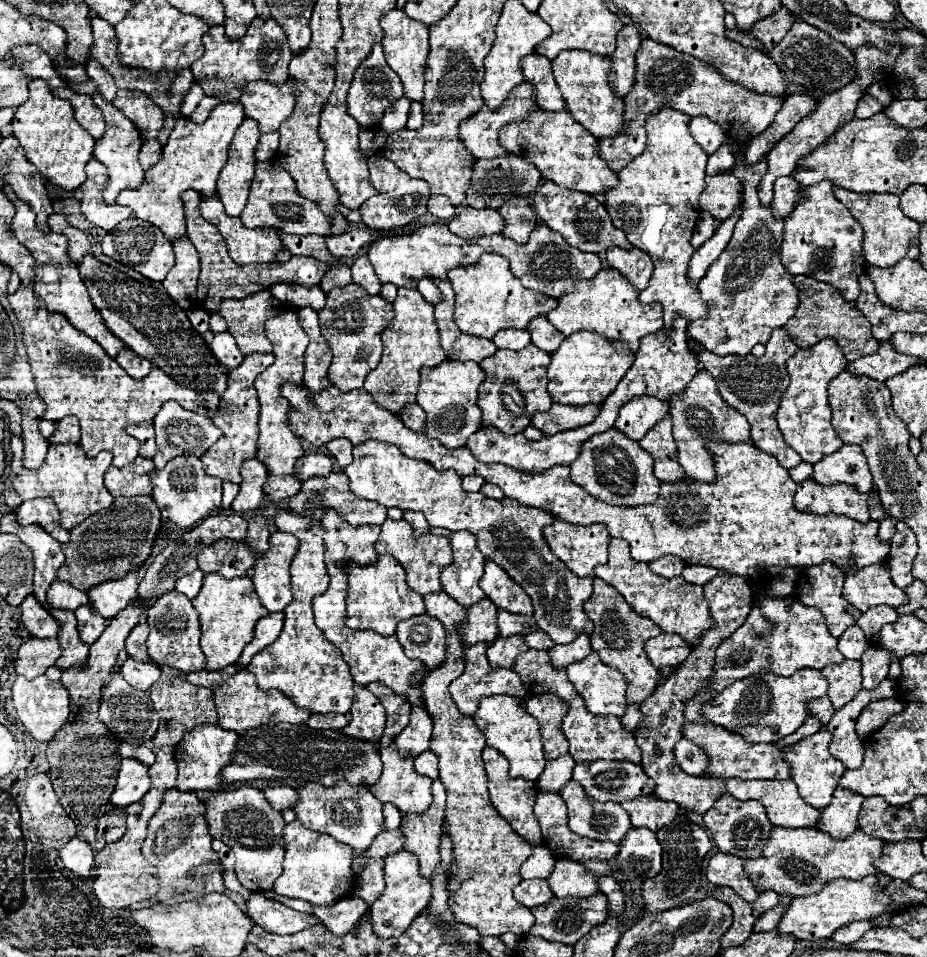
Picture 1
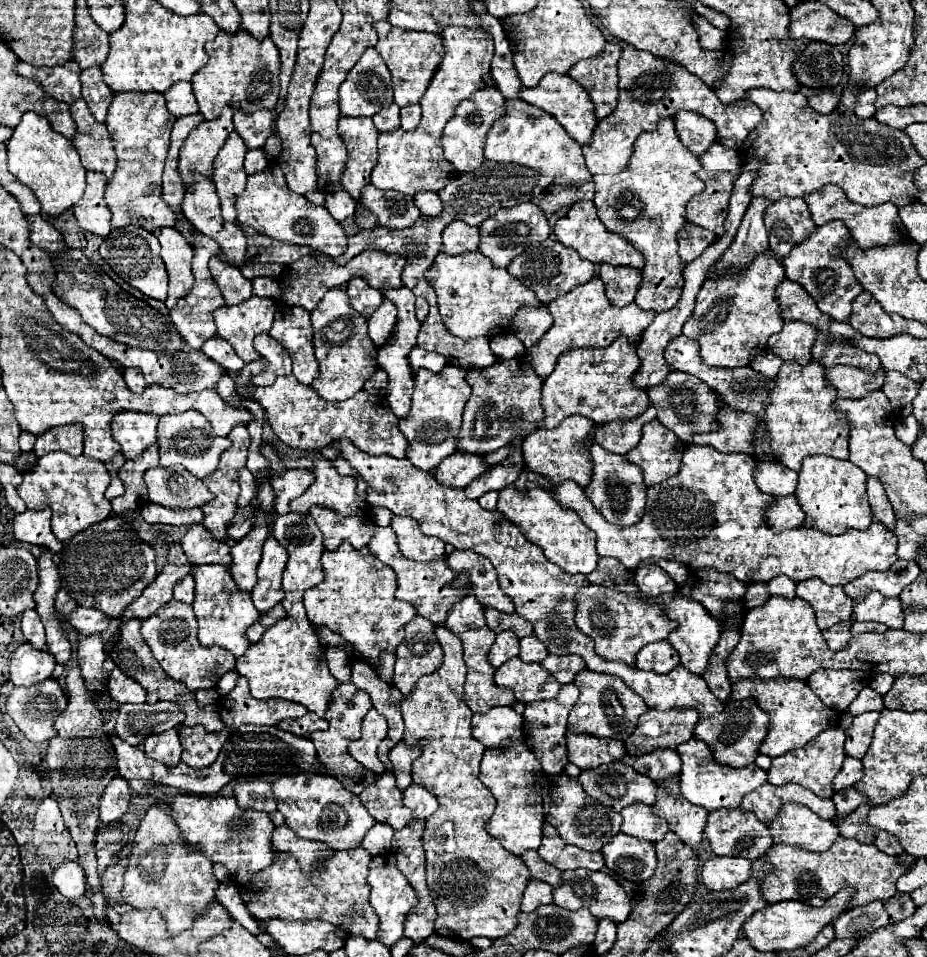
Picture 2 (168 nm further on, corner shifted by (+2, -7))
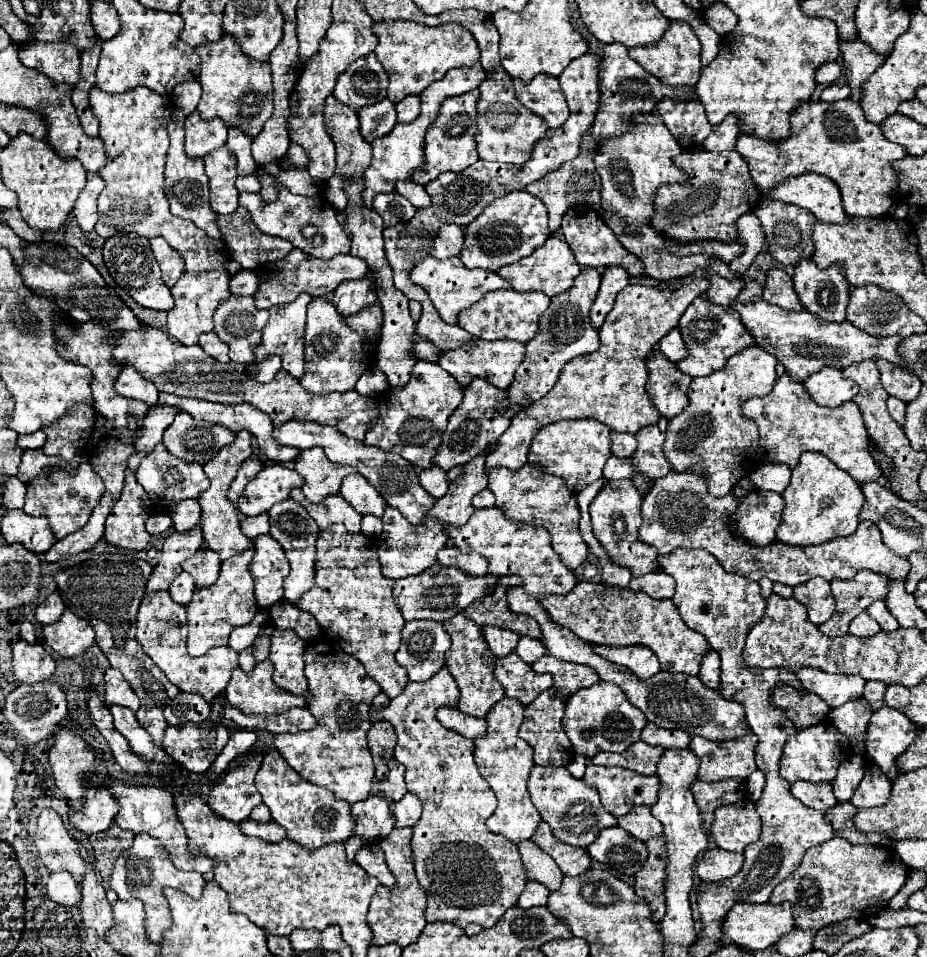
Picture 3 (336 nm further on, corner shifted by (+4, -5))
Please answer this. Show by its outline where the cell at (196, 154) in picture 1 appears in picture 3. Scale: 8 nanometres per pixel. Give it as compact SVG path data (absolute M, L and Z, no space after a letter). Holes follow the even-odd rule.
M198 111L186 117L184 131L186 131L186 153L194 157L206 155L212 149L222 147L228 137L228 129L226 125L222 125L222 121L218 119L204 121Z

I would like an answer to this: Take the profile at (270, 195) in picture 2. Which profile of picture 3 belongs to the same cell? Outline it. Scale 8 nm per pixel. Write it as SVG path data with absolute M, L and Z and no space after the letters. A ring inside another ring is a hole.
M278 189L278 201L270 205L262 205L262 197L258 197L258 193L240 193L240 207L246 207L250 211L252 221L262 233L288 239L294 247L302 249L308 255L332 259L338 253L350 253L350 239L338 223L336 209L324 199L298 197L286 193L284 189Z

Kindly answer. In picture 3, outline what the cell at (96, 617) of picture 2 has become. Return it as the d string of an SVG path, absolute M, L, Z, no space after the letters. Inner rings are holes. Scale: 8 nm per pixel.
M66 609L60 621L44 625L40 639L60 657L76 657L94 643L94 629L90 629L88 621L82 621Z

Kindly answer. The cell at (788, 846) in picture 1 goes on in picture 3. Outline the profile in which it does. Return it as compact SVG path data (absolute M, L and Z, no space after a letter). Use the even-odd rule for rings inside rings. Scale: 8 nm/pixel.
M838 837L812 847L804 853L798 869L786 877L772 893L770 903L798 903L798 929L818 931L830 923L844 919L868 919L888 907L890 899L900 891L908 875L908 867L894 849L878 845L850 845Z

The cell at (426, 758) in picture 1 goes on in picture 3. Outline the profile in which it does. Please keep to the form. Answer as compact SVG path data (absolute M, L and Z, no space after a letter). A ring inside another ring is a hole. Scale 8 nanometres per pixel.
M406 793L400 801L390 803L390 811L396 819L394 827L402 829L402 827L414 827L416 821L420 819L422 813L422 803L418 801L418 797L414 797L412 793Z

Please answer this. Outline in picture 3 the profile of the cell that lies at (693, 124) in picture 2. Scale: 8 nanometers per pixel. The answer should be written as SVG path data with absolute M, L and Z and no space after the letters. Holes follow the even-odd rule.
M666 97L656 103L654 113L662 115L662 121L668 131L686 151L698 151L702 147L702 141L712 131L712 125L704 113L704 105L694 99Z

